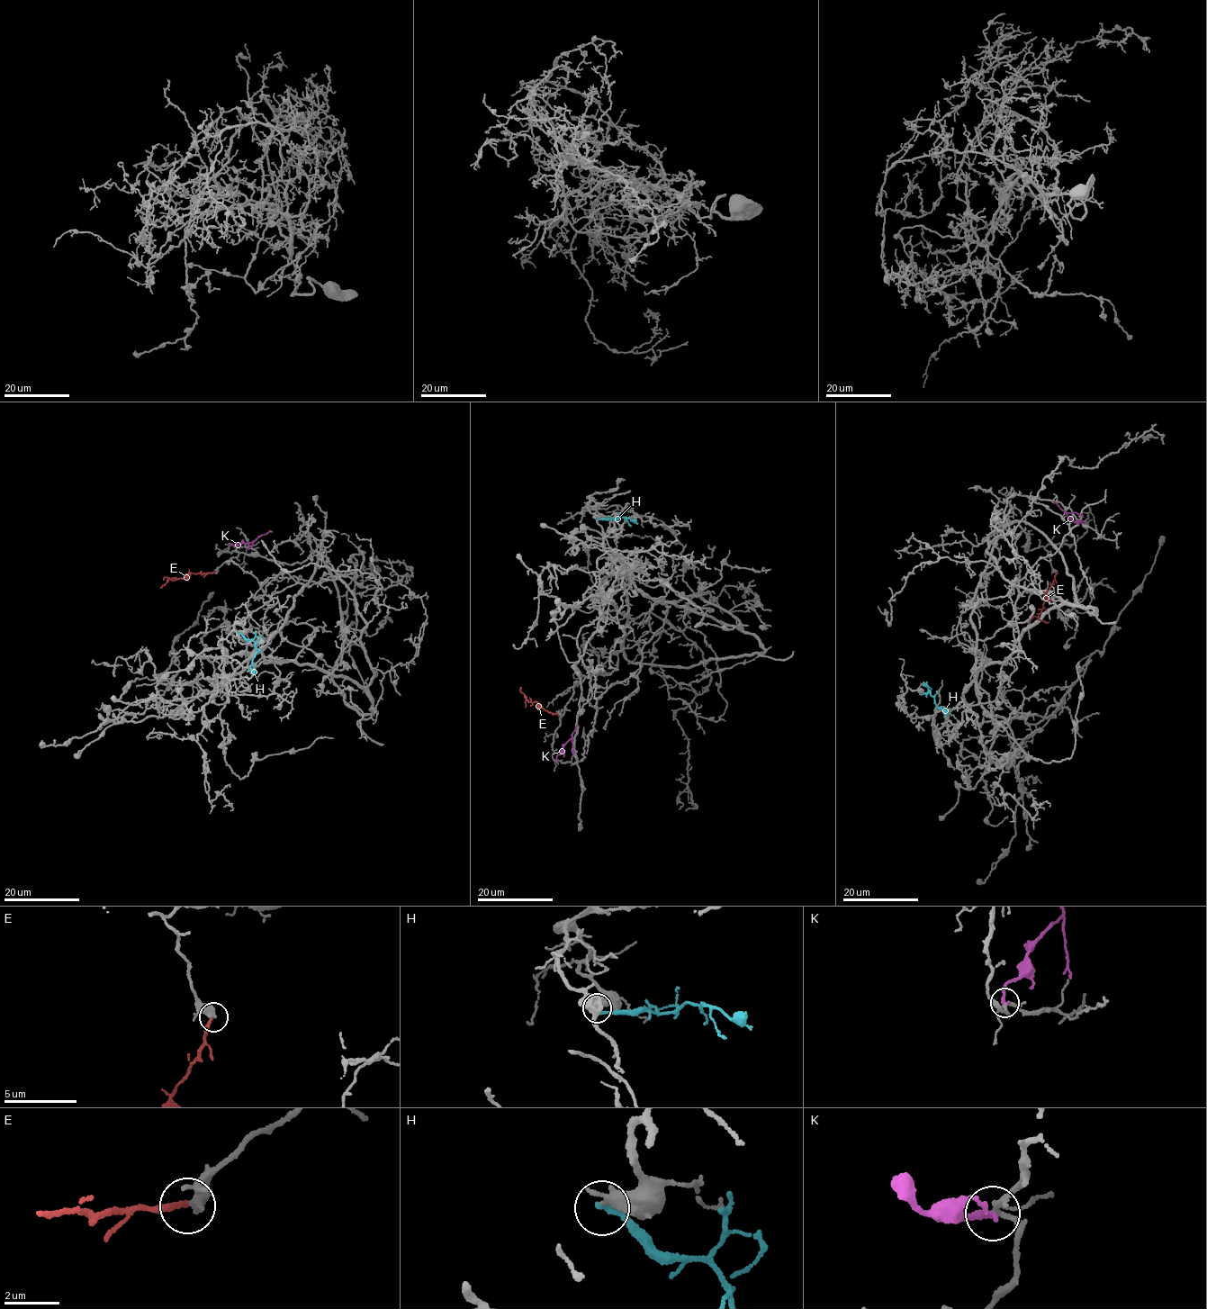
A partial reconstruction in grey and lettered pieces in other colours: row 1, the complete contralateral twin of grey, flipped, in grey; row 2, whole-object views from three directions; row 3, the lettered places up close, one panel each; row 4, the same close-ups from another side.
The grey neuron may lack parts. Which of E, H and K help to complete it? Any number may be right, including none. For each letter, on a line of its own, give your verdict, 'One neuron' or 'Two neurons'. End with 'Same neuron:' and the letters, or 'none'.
E: Two neurons
H: Two neurons
K: Two neurons
Same neuron: none

